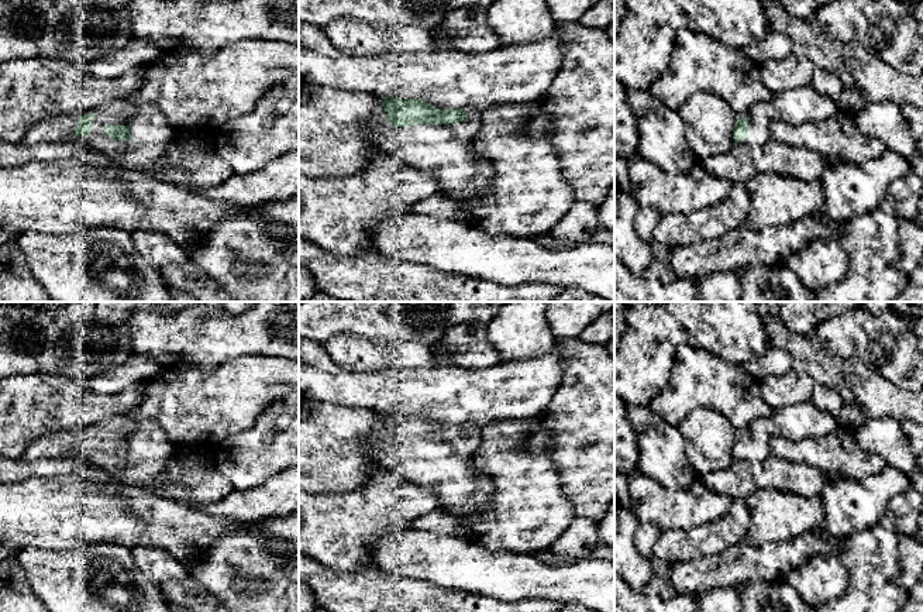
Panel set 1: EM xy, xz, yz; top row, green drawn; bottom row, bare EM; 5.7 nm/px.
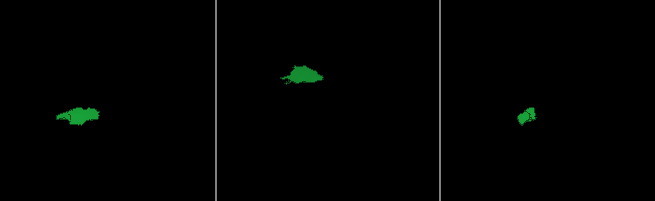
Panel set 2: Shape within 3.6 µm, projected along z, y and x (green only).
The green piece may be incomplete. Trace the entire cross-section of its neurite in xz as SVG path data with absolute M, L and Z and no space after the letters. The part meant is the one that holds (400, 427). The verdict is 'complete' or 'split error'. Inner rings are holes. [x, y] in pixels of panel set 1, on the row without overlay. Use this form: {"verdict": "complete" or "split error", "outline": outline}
{"verdict": "split error", "outline": "M423 415L382 416L383 423L362 441L364 455L435 491L440 508L450 513L473 516L492 503L492 479L472 465L481 446L476 424L441 426Z"}

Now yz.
{"verdict": "split error", "outline": "M812 400L774 409L768 417L754 420L747 429L737 430L733 447L734 458L750 463L765 461L774 437L792 441L817 439L837 430L841 424L829 412Z"}

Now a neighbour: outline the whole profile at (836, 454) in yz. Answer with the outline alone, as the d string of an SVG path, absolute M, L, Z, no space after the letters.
M847 424L817 439L792 441L774 437L769 451L778 458L812 465L831 479L864 479L879 474L886 467L882 457L868 454L858 447Z

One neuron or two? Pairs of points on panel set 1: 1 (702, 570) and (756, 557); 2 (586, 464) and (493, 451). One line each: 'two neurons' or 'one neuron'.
1: one neuron
2: two neurons

